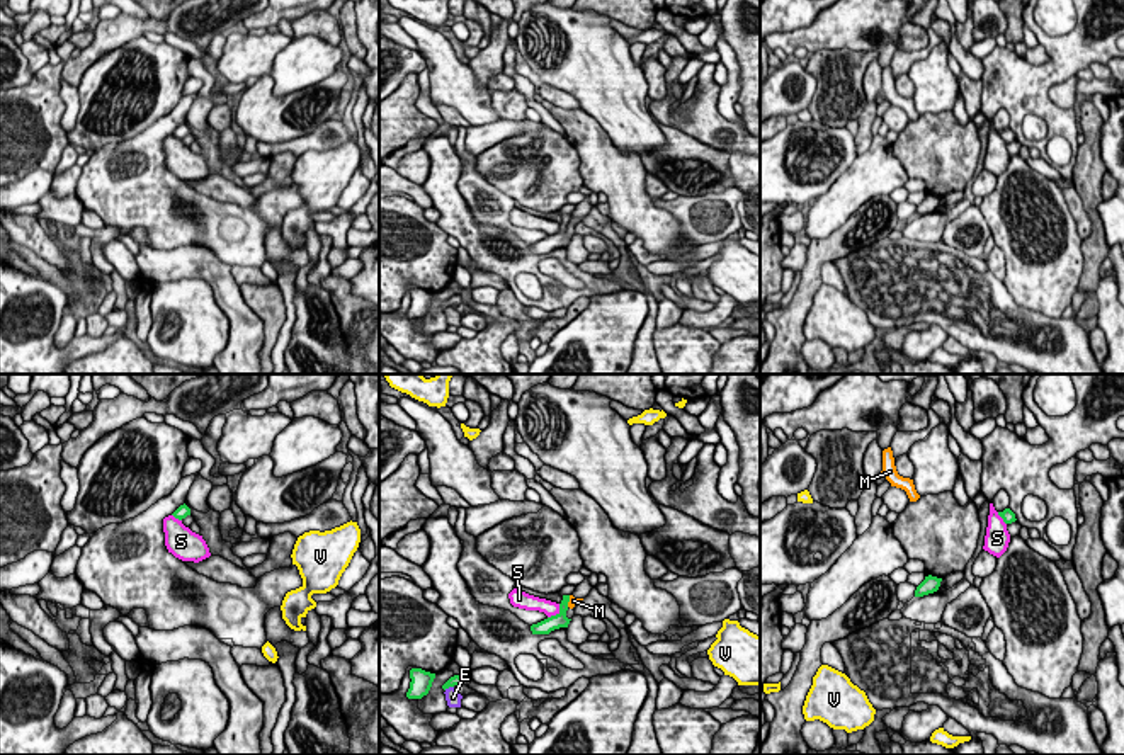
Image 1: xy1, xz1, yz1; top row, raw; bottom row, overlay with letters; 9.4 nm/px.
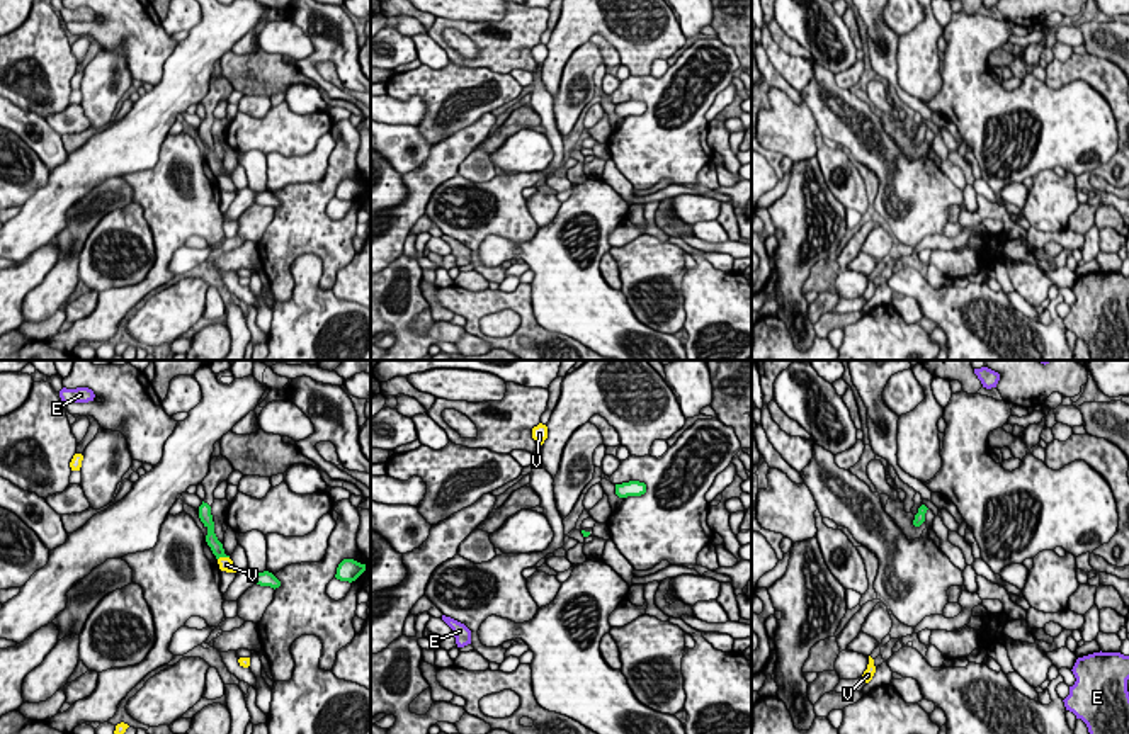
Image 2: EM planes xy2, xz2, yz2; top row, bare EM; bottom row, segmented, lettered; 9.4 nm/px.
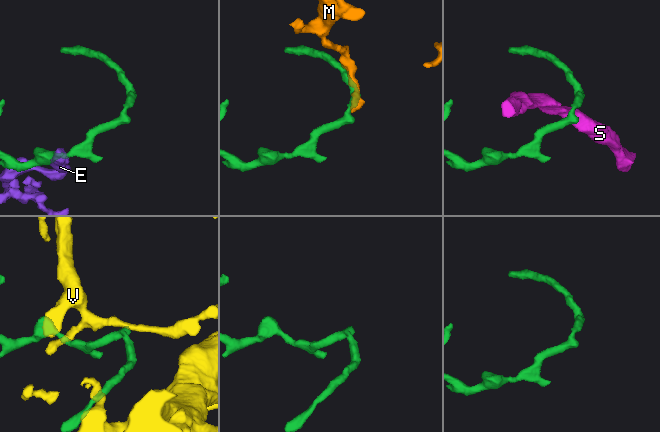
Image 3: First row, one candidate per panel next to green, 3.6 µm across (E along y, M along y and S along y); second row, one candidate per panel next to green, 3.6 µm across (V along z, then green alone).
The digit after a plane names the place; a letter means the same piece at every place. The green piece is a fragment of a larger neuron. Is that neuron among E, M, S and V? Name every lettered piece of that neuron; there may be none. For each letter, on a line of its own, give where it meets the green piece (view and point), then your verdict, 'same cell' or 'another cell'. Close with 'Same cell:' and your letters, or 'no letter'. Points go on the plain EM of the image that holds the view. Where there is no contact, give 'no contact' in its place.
E: meets green in xz1 at (448, 306); another cell
M: meets green in xz1 at (568, 220); another cell
S: meets green in xz1 at (556, 233); another cell
V: meets green in xy2 at (223, 175); another cell
Same cell: no letter

